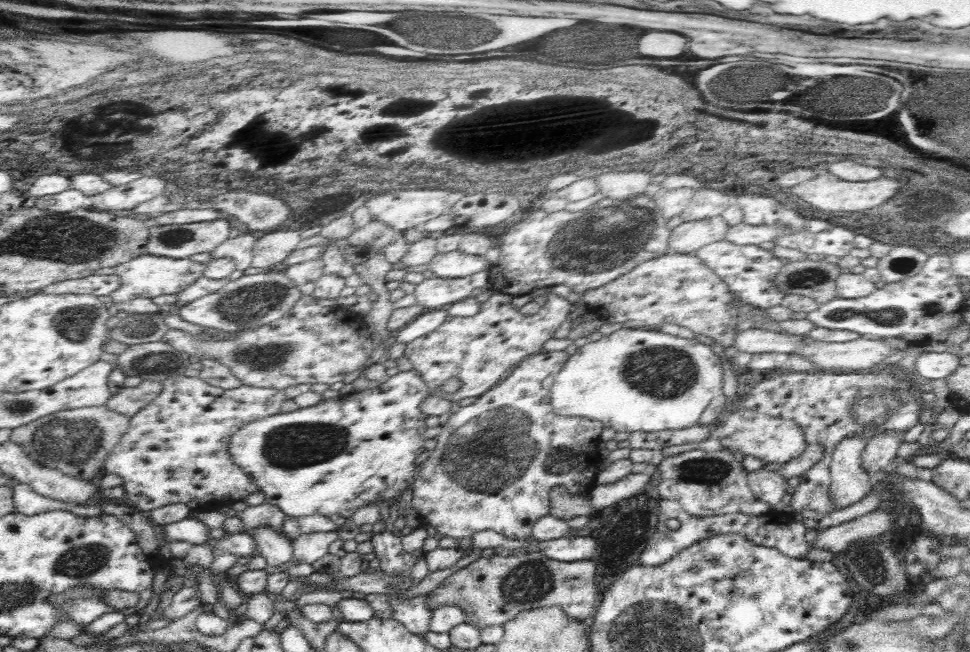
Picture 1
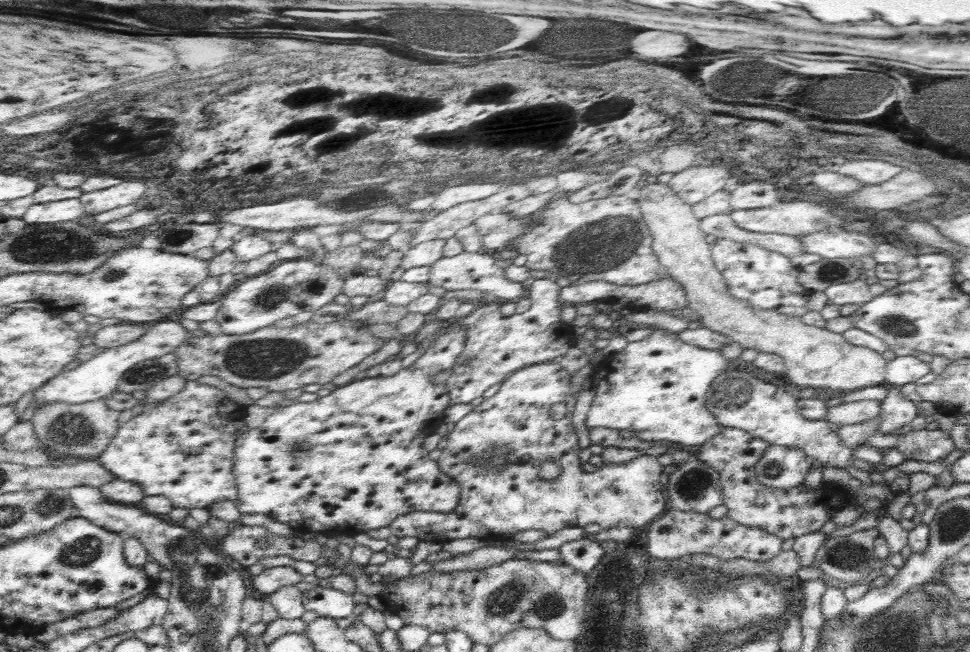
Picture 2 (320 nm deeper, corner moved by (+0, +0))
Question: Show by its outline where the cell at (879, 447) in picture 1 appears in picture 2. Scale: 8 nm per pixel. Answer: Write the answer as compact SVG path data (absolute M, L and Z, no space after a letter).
M887 386L886 399L880 409L879 430L884 434L896 430L914 420L917 416L917 406L907 400L900 387Z

